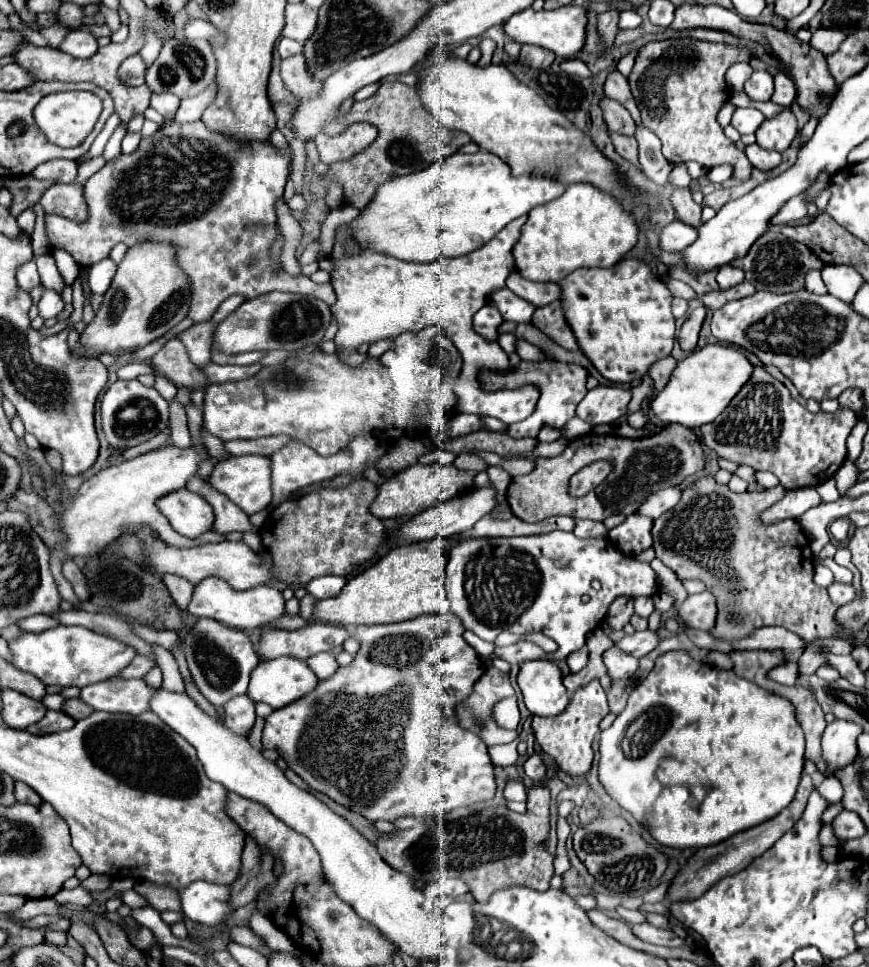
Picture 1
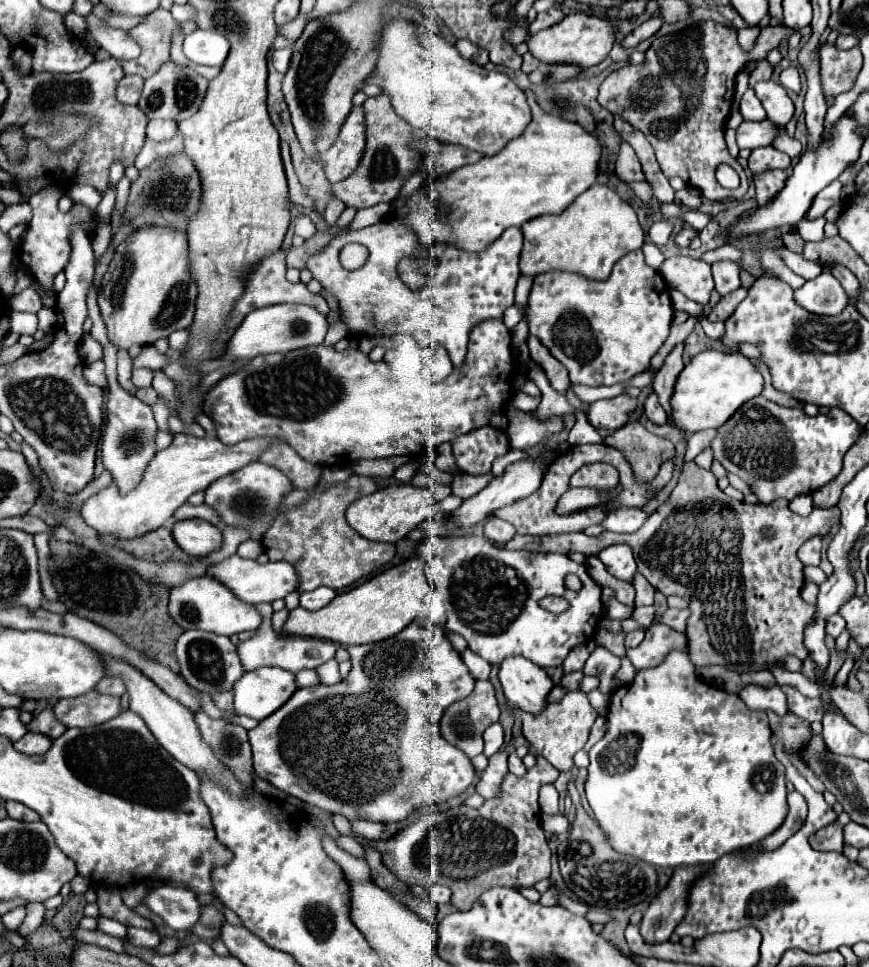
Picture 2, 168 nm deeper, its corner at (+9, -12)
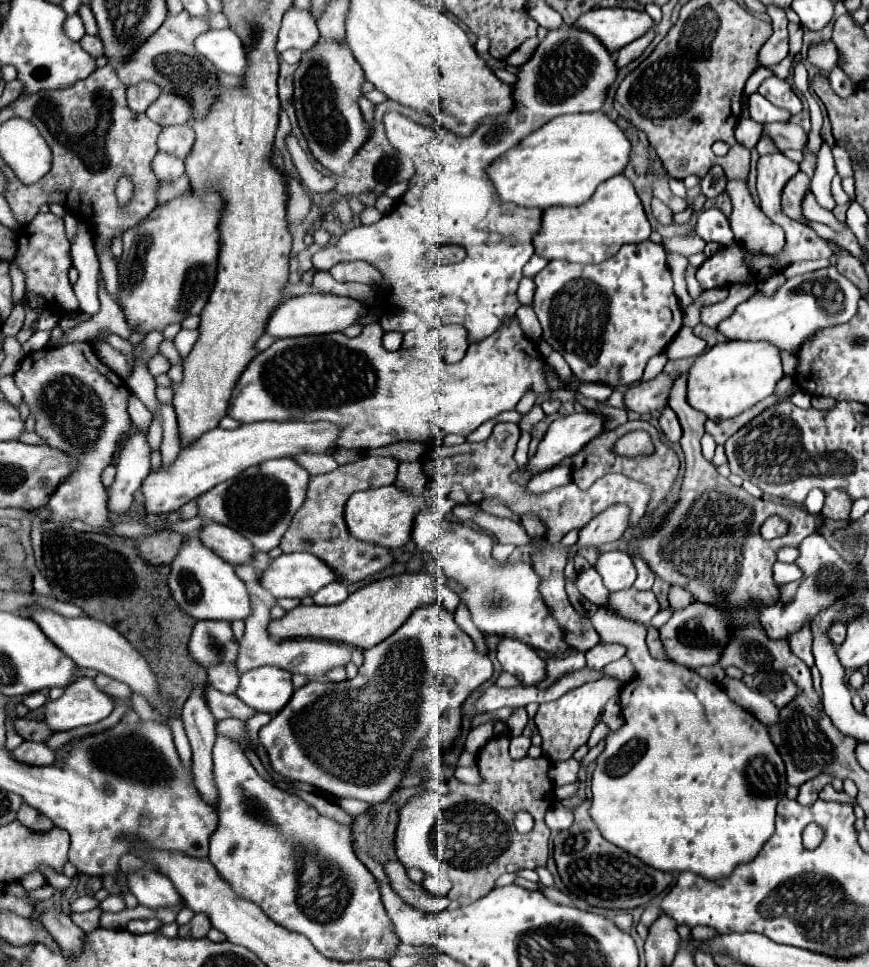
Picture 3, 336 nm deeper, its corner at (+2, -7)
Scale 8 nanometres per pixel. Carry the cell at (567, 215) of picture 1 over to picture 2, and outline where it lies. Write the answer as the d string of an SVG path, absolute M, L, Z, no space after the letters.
M595 183L581 193L563 213L543 215L527 221L523 227L521 273L537 275L553 269L581 273L589 279L607 279L613 265L629 251L641 249L645 233L637 221L635 209L625 203L611 187Z

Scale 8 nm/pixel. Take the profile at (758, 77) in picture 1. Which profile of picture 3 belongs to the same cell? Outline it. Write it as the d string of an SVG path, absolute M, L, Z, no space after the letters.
M758 92L748 96L748 110L752 120L760 122L760 124L768 124L768 122L788 122L790 120L790 112L776 108L772 102L764 100L764 96L760 96Z

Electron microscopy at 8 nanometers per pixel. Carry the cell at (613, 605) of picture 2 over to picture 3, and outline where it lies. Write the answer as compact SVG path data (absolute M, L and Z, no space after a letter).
M620 550L600 554L596 562L596 570L610 592L630 588L636 580L636 568L632 564L632 558Z

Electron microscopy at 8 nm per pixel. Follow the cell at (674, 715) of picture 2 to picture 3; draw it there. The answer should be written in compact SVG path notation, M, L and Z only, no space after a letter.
M606 604L598 606L598 611L592 616L591 621L596 632L598 632L598 636L600 636L600 642L618 642L626 648L626 656L632 660L632 664L636 668L636 678L632 682L624 684L622 690L620 690L620 706L622 706L624 724L616 732L608 734L602 754L596 758L596 770L592 774L590 816L596 820L600 834L608 842L620 846L622 850L630 852L632 856L638 856L640 860L644 860L652 868L660 868L664 872L692 870L696 874L702 874L708 880L718 880L718 878L728 876L734 870L736 864L752 860L760 852L762 844L774 834L776 804L780 802L780 798L784 798L786 788L788 788L784 760L778 754L776 744L772 744L772 738L768 736L768 728L756 716L752 716L748 710L744 710L734 700L730 700L730 696L726 694L726 690L718 682L710 682L710 680L698 676L694 670L684 668L676 662L652 658L648 648L646 648L647 629L640 622L632 622L624 616L616 616L616 612L610 612L606 608Z

